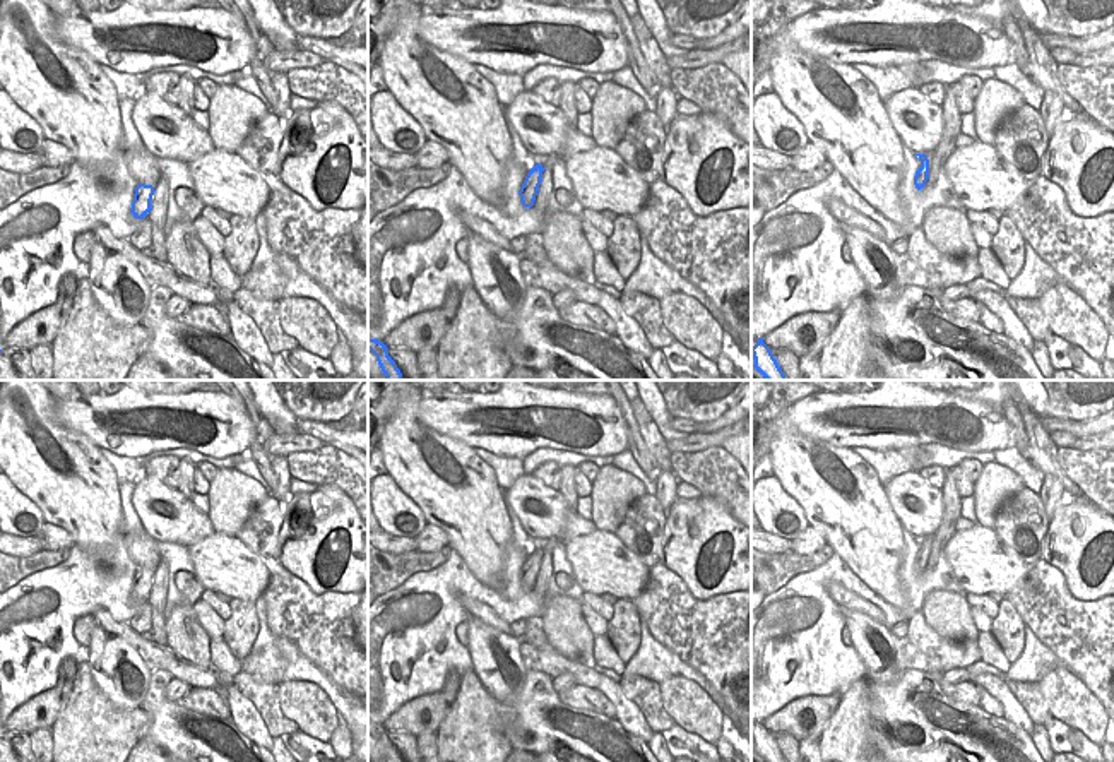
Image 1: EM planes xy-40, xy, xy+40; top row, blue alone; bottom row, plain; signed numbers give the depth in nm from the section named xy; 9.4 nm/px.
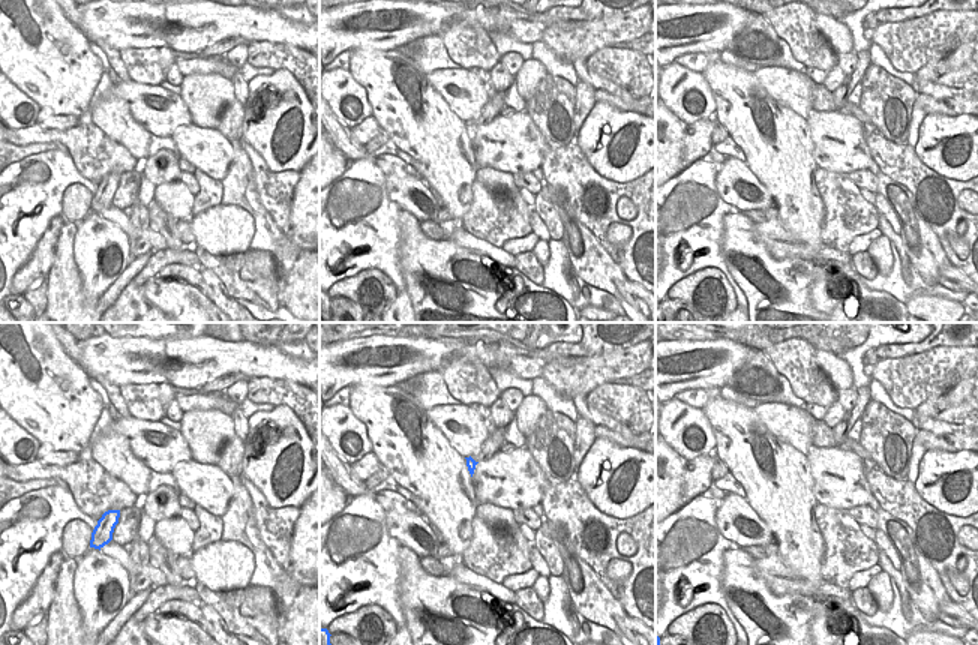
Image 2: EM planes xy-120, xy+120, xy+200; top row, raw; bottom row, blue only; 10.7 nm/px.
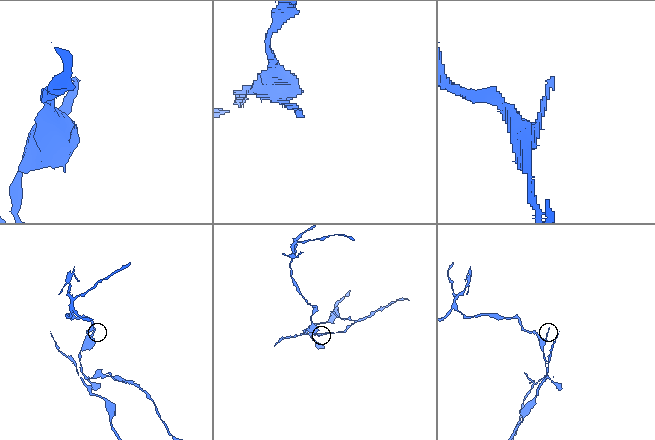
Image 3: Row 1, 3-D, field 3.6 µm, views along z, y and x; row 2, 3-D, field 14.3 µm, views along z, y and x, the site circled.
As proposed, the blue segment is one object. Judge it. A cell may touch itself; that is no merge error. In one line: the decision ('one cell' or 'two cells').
two cells

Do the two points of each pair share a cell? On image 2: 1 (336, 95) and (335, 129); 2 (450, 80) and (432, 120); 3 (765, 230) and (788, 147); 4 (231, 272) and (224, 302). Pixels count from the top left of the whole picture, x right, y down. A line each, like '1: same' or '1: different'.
1: different
2: different
3: different
4: different

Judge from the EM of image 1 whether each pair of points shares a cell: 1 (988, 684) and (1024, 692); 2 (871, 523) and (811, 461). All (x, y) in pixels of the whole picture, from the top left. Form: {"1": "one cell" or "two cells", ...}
{"1": "two cells", "2": "one cell"}

